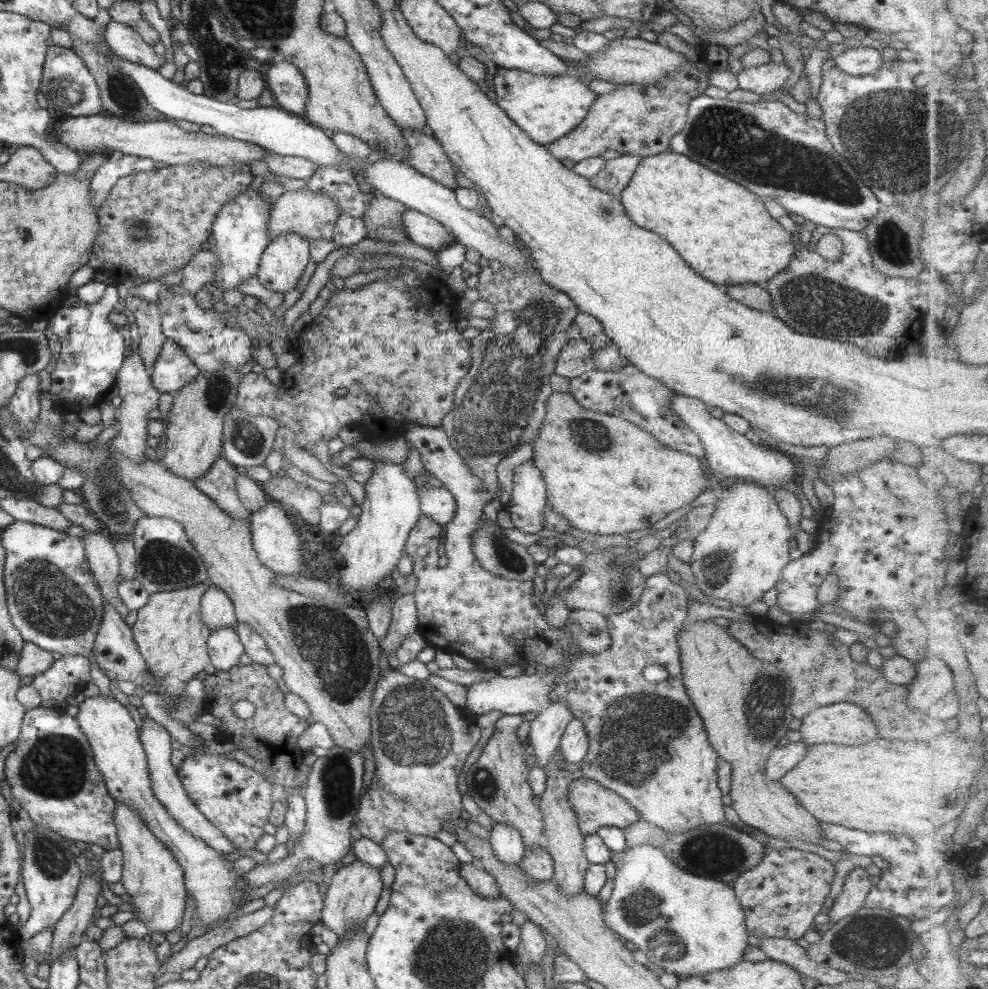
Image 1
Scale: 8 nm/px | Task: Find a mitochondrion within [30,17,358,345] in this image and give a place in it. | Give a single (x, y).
(65, 90)

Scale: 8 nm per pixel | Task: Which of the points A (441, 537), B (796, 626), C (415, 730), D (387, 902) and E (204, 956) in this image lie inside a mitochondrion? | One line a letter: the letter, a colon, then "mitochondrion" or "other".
A: other
B: other
C: mitochondrion
D: other
E: other

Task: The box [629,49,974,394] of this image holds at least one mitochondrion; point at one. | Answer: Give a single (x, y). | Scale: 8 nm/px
(898, 140)

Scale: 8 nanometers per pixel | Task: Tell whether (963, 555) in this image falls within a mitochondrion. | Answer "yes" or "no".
no

